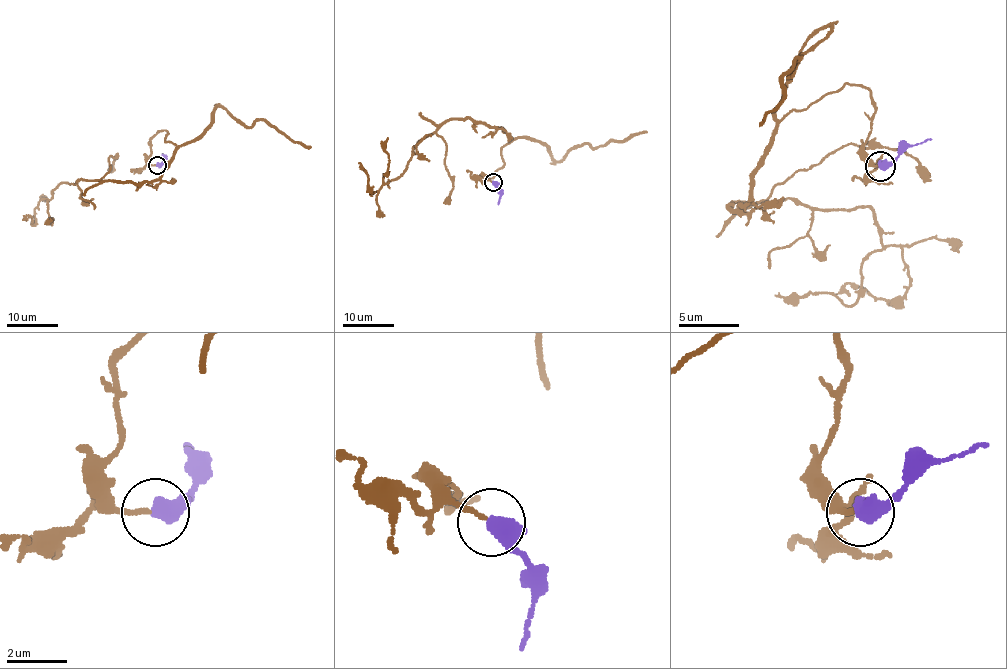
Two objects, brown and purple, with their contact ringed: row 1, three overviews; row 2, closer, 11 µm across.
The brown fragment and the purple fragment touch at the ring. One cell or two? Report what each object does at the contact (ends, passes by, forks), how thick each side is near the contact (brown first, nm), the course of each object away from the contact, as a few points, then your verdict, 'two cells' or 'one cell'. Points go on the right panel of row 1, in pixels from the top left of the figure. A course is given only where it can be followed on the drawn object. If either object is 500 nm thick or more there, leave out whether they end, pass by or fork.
brown ends there; purple passes by; 150 nm thick on the brown side, 400 nm on the other; brown runs (879, 167), (870, 94), (840, 88), (782, 121), (731, 206), (867, 206), (910, 285), (834, 294); purple runs (879, 167), (931, 139); one cell

